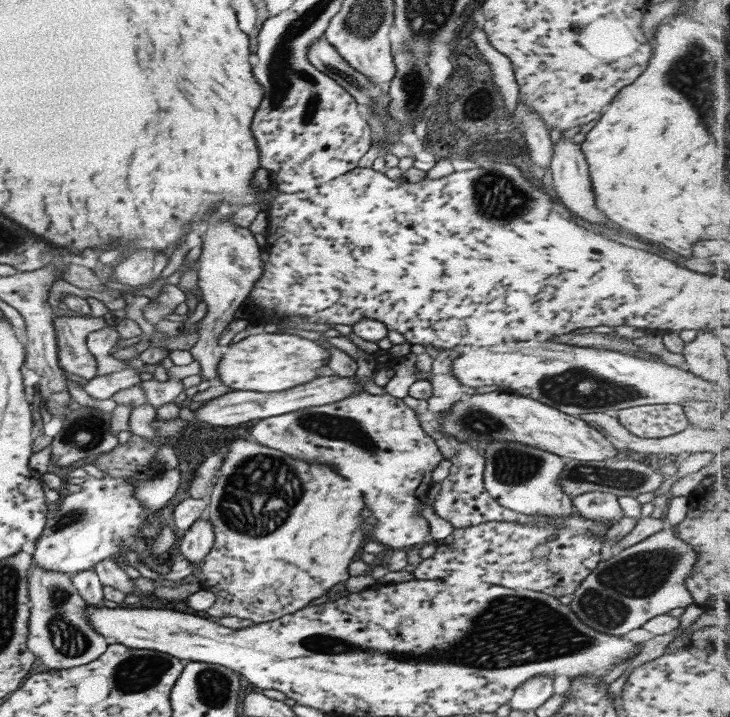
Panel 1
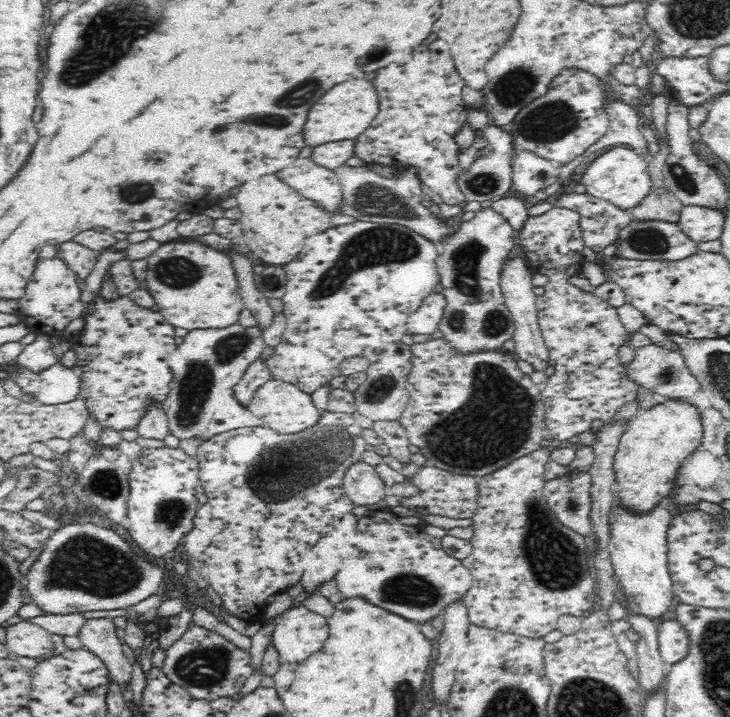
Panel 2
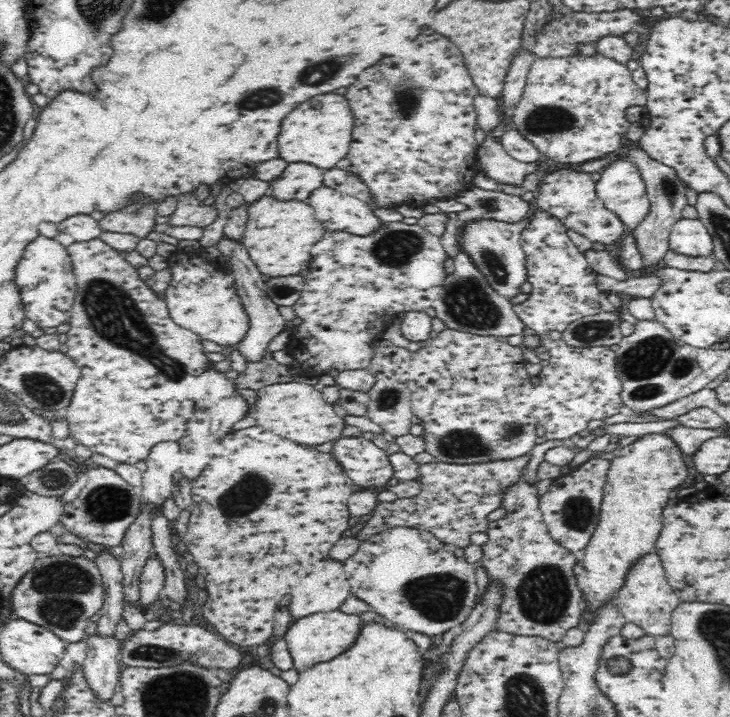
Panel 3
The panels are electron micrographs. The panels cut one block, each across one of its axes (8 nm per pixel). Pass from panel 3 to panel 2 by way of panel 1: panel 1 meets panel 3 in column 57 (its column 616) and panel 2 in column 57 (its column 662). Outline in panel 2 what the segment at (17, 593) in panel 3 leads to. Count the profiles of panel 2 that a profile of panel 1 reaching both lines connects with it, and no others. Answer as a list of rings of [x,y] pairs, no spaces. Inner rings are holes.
[[[77,522],[53,531],[27,574],[25,589],[44,612],[70,614],[134,606],[156,594],[164,578],[164,568],[144,560],[114,528]]]

